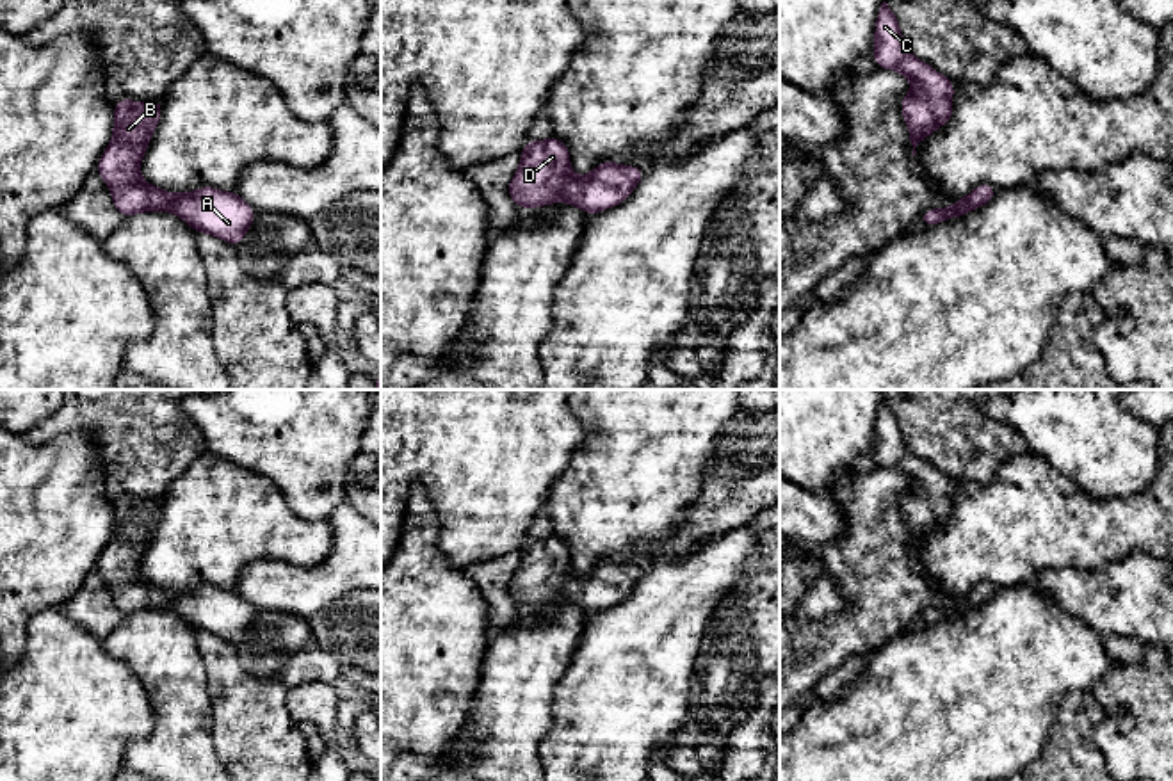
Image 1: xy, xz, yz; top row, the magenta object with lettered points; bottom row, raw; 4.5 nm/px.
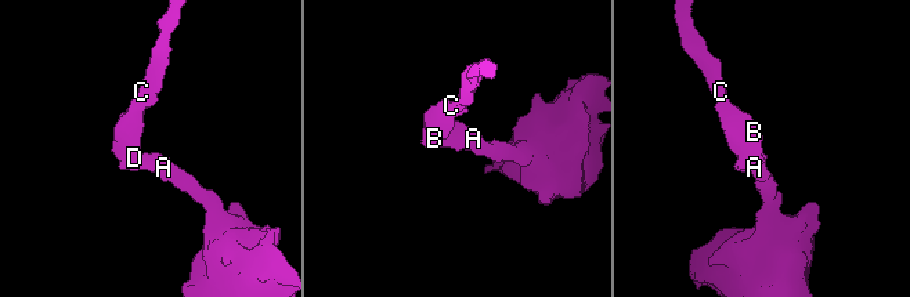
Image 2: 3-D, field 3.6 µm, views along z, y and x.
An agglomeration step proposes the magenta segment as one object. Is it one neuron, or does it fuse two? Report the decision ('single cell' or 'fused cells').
single cell

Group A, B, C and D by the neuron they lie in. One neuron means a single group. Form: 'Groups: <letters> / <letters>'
Groups: A B C D

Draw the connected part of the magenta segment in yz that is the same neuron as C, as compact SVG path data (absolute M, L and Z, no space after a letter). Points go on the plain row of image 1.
M886 400L878 409L874 431L876 466L899 470L913 480L910 491L901 498L901 511L915 555L917 543L952 518L954 480L906 448L899 420Z

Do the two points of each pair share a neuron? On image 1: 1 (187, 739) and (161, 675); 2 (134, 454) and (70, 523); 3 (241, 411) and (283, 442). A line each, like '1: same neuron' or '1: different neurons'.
1: same neuron
2: different neurons
3: same neuron

